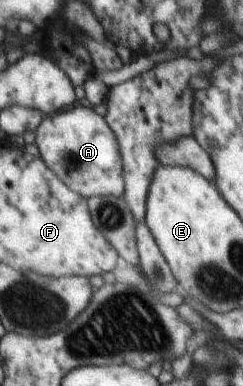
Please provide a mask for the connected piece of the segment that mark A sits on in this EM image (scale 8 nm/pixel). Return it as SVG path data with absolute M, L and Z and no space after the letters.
M75 104L43 116L35 129L35 144L42 163L83 198L121 196L124 193L118 139L105 119L96 115L90 107Z

